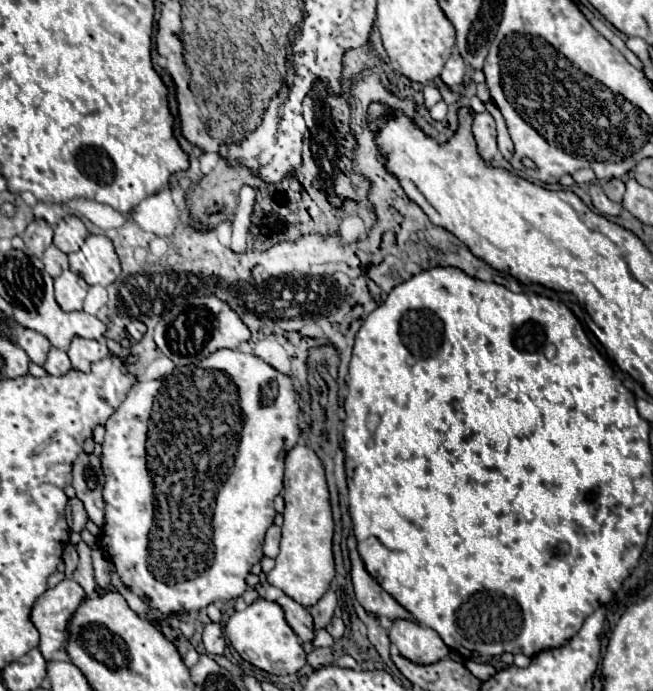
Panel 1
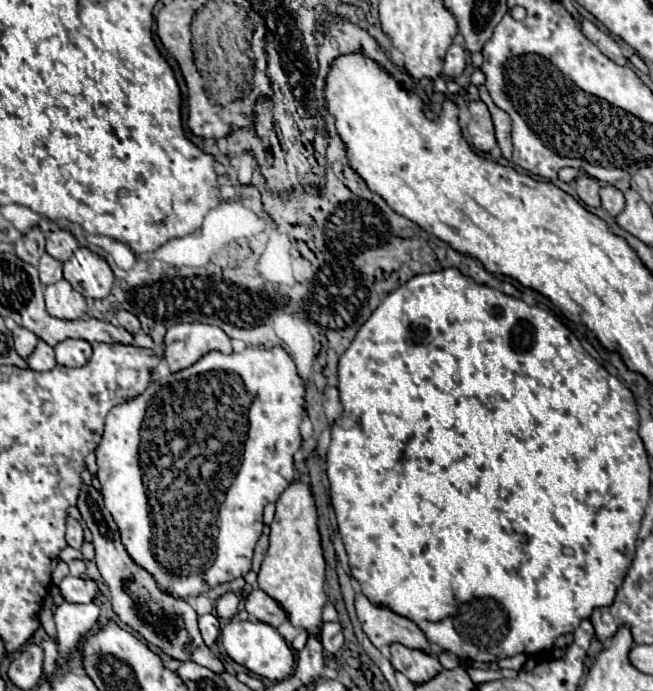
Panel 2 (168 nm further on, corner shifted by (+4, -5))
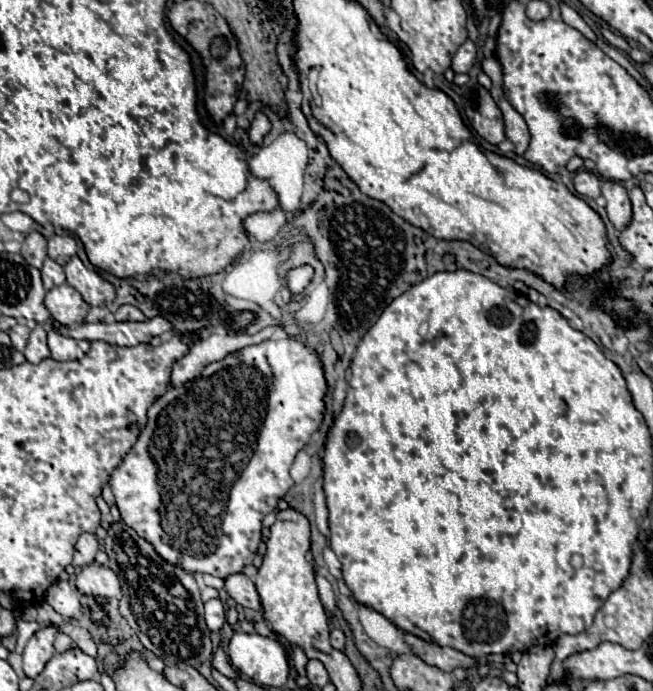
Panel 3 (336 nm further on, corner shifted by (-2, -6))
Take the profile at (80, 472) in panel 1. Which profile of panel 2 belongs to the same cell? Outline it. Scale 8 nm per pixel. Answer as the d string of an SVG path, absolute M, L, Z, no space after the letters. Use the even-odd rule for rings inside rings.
M83 487L79 493L77 509L83 515L83 521L87 523L89 531L93 533L93 545L95 545L95 561L97 569L103 577L103 581L109 585L111 591L111 607L115 615L133 631L137 631L147 643L161 649L165 655L177 659L177 661L193 661L197 665L203 665L215 673L223 671L223 665L219 659L209 651L209 647L203 643L199 627L197 627L197 613L195 609L185 601L177 599L169 593L163 593L157 587L157 581L153 575L149 575L143 567L139 567L127 553L125 545L121 543L119 527L115 525L111 513L103 505L103 497L93 487Z

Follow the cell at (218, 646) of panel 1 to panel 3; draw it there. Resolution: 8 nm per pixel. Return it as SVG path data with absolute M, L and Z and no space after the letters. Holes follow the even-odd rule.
M209 600L205 604L205 622L211 632L219 632L225 624L225 606L221 600Z

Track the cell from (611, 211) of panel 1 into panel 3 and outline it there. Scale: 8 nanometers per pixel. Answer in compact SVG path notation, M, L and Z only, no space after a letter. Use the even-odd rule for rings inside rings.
M587 170L575 172L573 184L575 184L575 190L585 198L595 200L595 198L601 196L601 180L593 172L587 172Z

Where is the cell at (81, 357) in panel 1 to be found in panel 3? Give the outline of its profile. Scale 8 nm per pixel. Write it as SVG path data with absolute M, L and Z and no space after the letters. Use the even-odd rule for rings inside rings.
M51 328L47 330L47 334L49 334L47 342L49 342L49 350L51 350L51 358L53 360L59 360L59 362L79 360L89 352L89 342L77 342L73 338L57 334Z

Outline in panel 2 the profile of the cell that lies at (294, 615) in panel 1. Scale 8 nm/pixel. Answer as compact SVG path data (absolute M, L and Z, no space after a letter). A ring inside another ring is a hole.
M253 587L247 593L245 609L253 619L269 623L273 627L287 621L287 615L285 615L285 611L281 611L281 607L277 607L277 601L269 599L269 595L265 595L265 591L261 591L259 587Z

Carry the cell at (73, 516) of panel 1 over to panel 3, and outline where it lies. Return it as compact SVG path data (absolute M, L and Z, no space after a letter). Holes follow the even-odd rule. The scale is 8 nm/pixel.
M83 534L79 536L77 544L75 544L75 560L73 560L73 566L87 566L95 560L95 552L97 552L99 544L97 544L97 538L93 534Z

